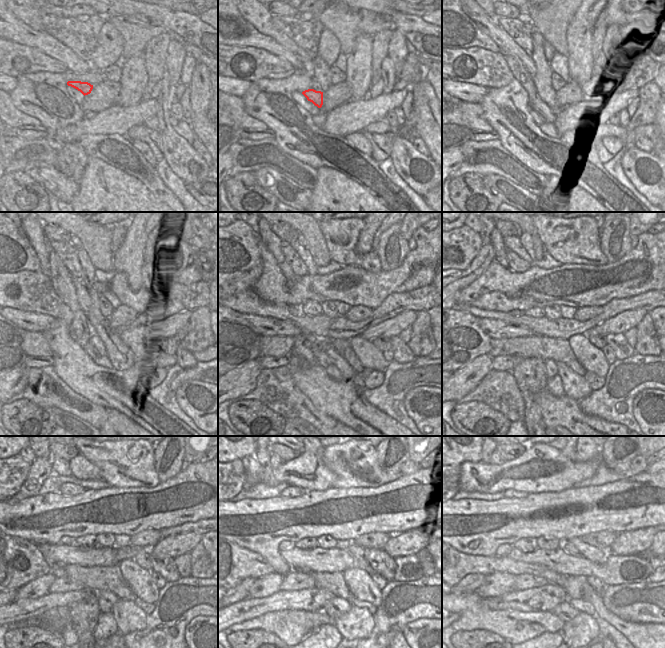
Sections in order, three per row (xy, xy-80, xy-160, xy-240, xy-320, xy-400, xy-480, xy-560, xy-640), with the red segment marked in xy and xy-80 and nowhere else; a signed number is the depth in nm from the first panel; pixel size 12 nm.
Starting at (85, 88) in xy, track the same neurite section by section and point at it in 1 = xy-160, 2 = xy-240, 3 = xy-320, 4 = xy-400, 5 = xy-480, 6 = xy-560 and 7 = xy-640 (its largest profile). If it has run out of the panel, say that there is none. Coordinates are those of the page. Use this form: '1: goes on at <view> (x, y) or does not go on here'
1: goes on at xy-160 (540, 106)
2: goes on at xy-240 (95, 340)
3: goes on at xy-320 (323, 359)
4: goes on at xy-400 (575, 386)
5: goes on at xy-480 (129, 617)
6: goes on at xy-560 (357, 623)
7: goes on at xy-640 (581, 631)

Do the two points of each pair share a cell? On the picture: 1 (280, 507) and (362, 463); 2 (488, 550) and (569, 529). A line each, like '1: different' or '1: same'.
1: different
2: same

